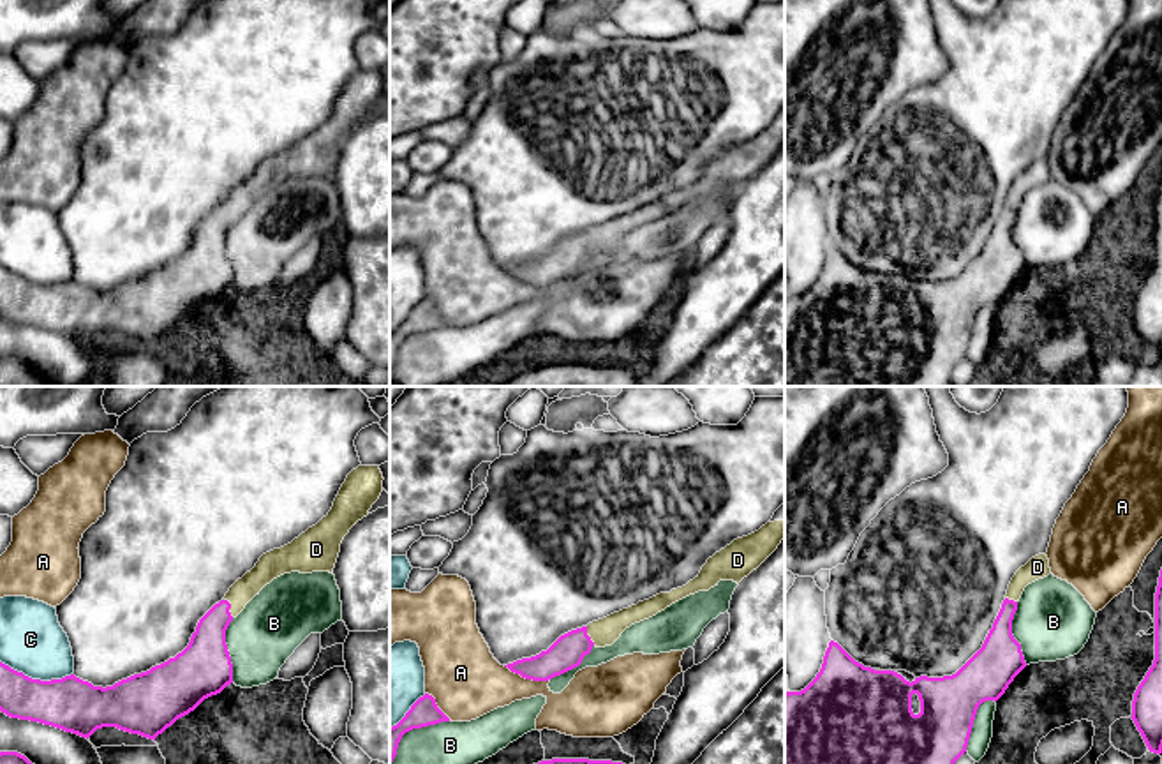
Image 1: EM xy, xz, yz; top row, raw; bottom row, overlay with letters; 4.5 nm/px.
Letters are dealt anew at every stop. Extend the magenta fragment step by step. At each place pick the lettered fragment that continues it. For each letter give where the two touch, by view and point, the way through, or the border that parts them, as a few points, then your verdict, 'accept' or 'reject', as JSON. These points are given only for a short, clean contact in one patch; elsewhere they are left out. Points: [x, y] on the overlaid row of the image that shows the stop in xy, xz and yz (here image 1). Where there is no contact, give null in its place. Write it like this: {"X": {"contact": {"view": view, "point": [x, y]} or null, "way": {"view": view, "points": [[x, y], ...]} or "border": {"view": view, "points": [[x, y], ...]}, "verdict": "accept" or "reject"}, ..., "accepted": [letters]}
{"A": {"contact": {"view": "xz", "point": [526, 678]}, "verdict": "reject"}, "B": {"contact": {"view": "xy", "point": [226, 650]}, "verdict": "reject"}, "C": {"contact": {"view": "xy", "point": [37, 680]}, "verdict": "reject"}, "D": {"contact": {"view": "xy", "point": [230, 607]}, "verdict": "accept"}, "accepted": ["D"]}

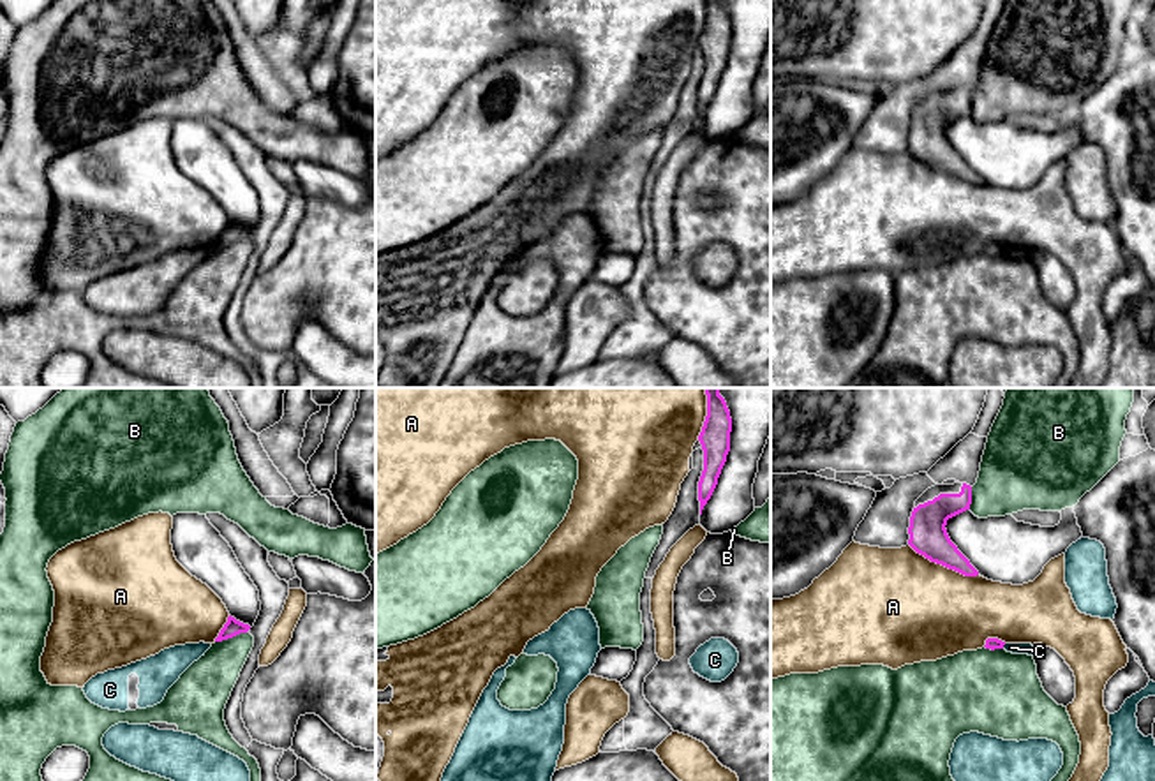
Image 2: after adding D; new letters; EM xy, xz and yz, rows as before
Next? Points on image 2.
{"A": {"contact": {"view": "yz", "point": [944, 565]}, "verdict": "reject"}, "B": {"contact": {"view": "xy", "point": [230, 637]}, "verdict": "reject"}, "C": {"contact": {"view": "yz", "point": [1004, 644]}, "border": {"view": "yz", "points": [[1005, 644], [1002, 647]]}, "verdict": "reject"}, "accepted": []}

